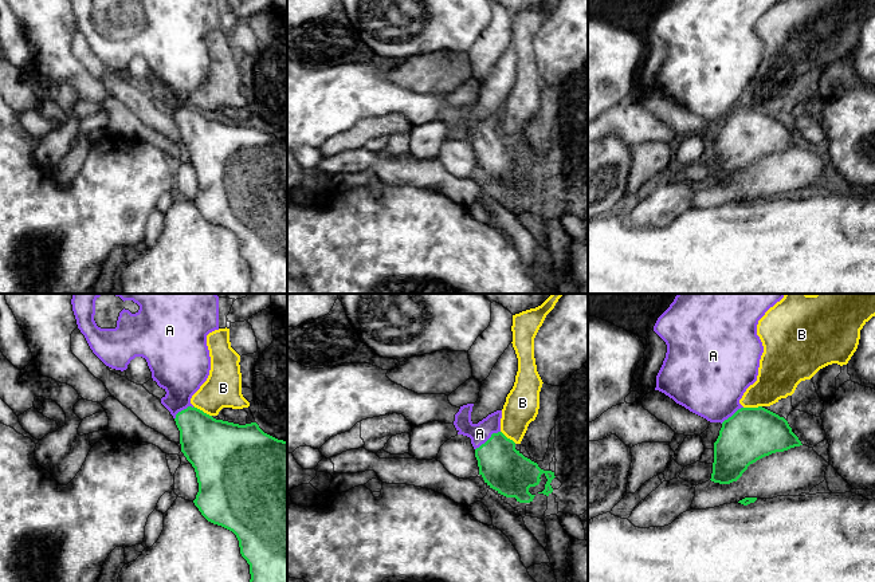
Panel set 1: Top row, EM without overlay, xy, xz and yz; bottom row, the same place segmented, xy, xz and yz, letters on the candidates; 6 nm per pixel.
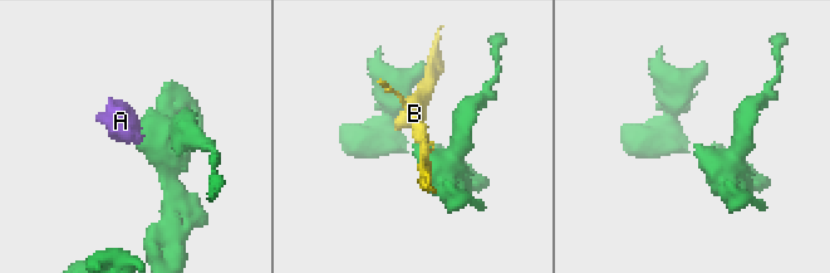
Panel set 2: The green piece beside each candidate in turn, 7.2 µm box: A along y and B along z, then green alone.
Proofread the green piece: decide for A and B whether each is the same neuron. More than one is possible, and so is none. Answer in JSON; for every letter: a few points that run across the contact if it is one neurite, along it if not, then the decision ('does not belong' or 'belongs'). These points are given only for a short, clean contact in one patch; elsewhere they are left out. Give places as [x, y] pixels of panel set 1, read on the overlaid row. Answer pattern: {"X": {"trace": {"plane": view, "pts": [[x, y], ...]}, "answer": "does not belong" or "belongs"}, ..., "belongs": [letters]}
{"A": {"trace": {"plane": "xz", "pts": [[502, 467], [489, 439], [479, 433]]}, "answer": "belongs"}, "B": {"answer": "does not belong"}, "belongs": ["A"]}

